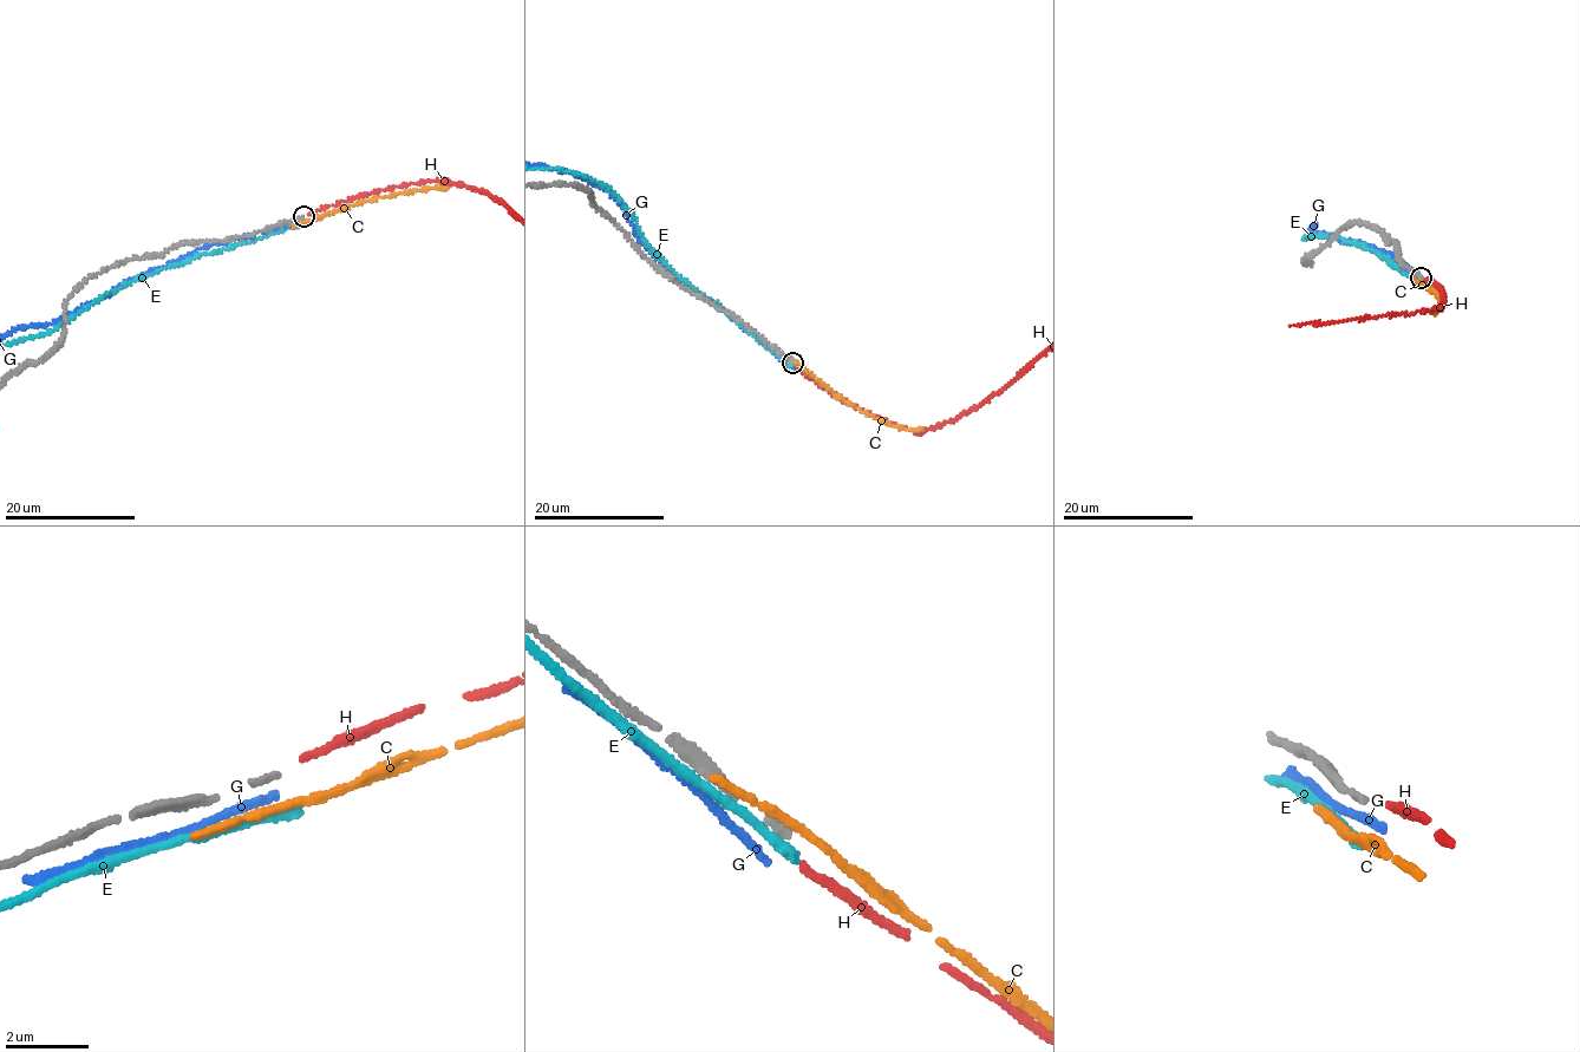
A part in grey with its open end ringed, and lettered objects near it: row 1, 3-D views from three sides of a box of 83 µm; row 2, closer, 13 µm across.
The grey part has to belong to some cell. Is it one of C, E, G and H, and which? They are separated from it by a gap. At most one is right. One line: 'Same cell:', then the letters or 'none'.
Same cell: none

